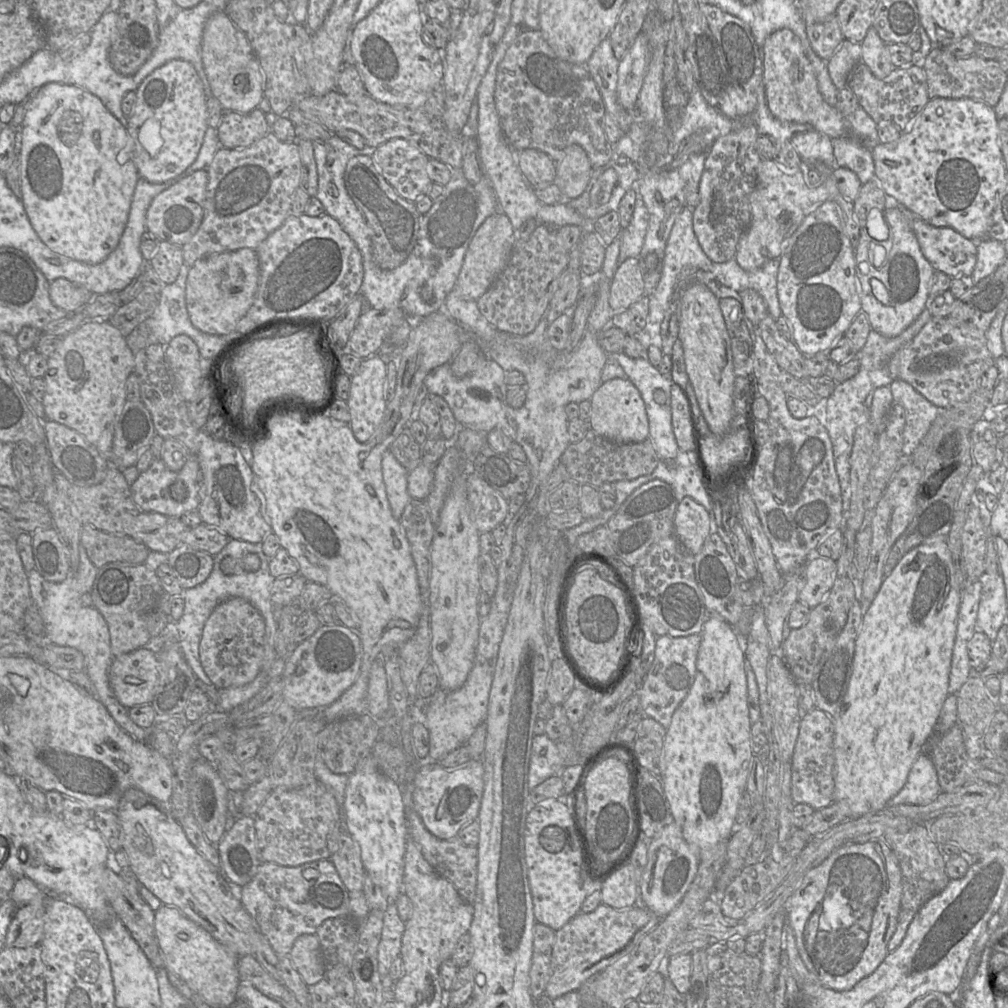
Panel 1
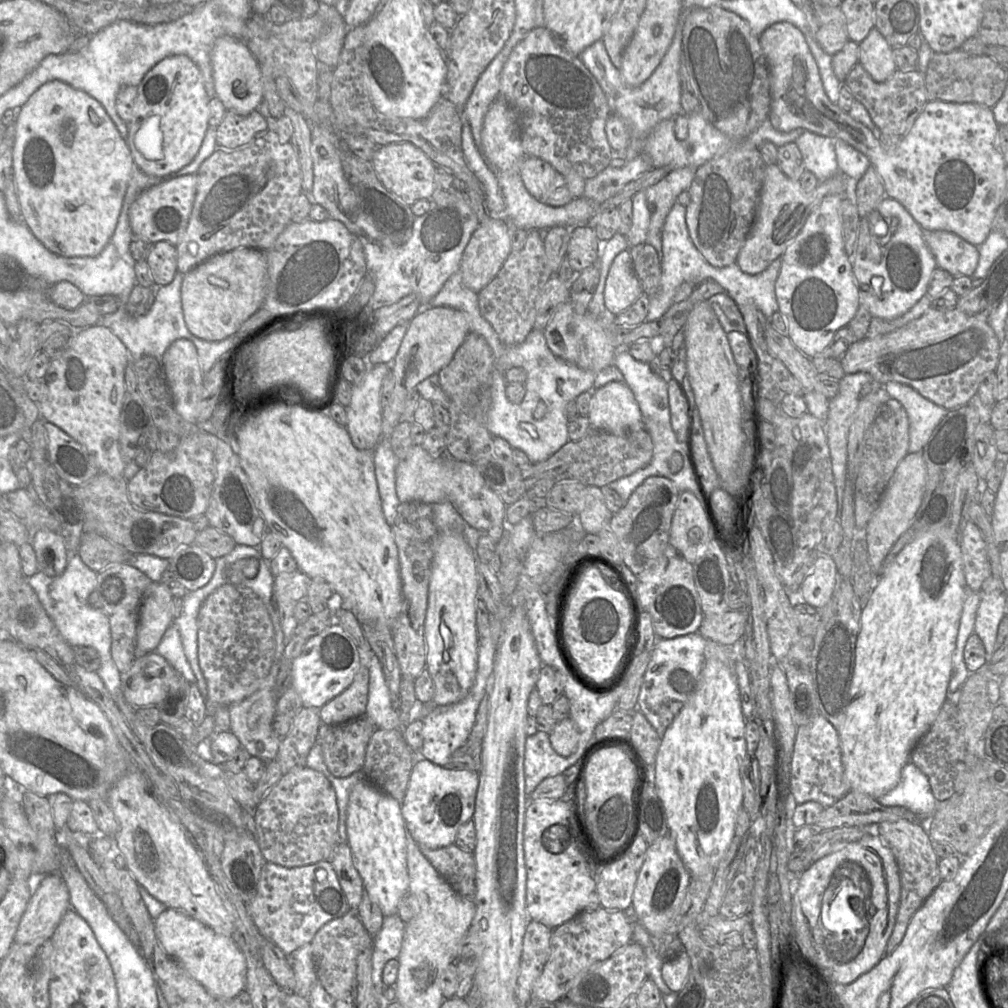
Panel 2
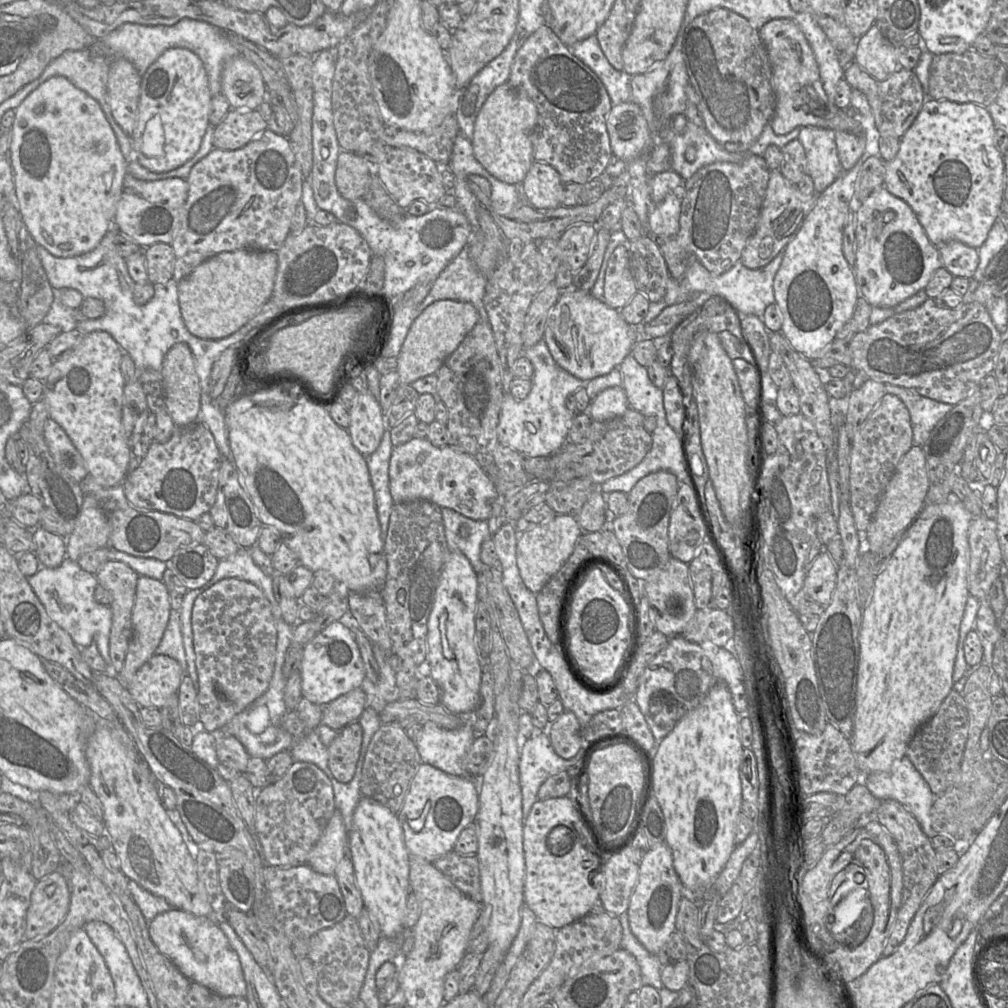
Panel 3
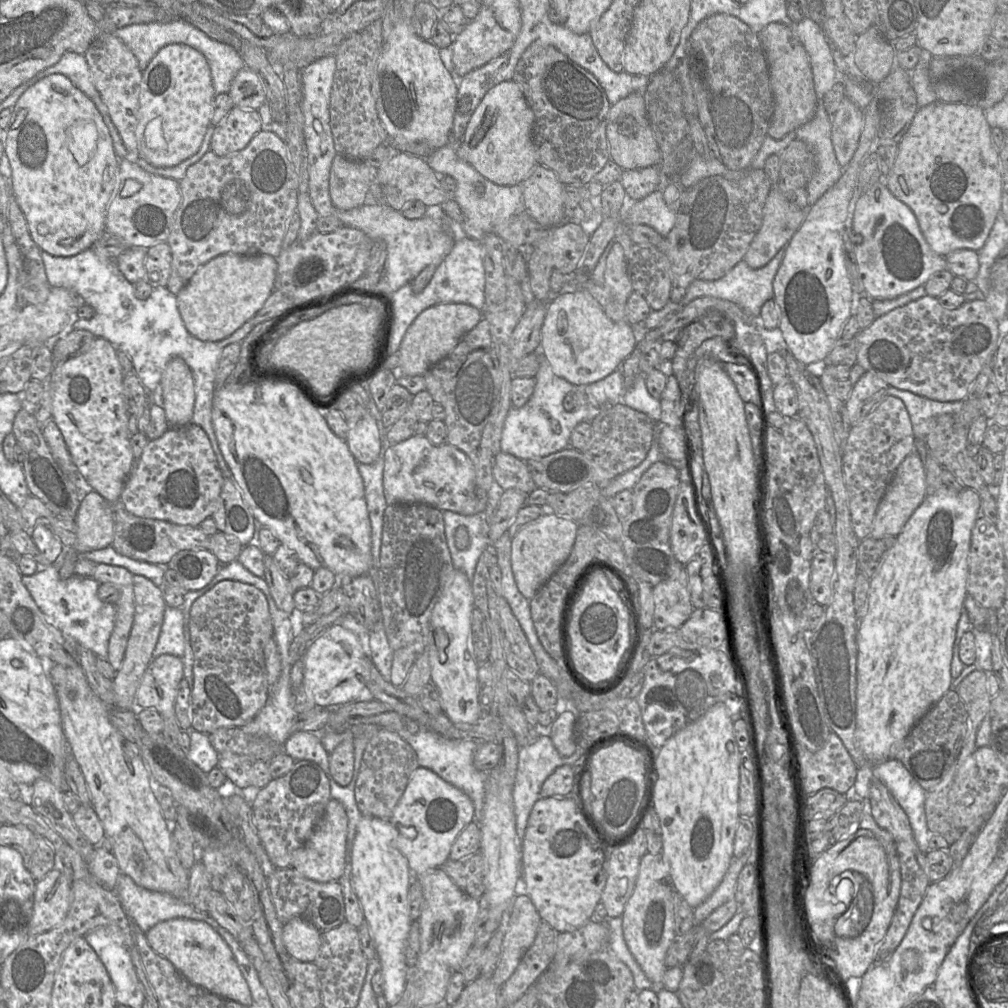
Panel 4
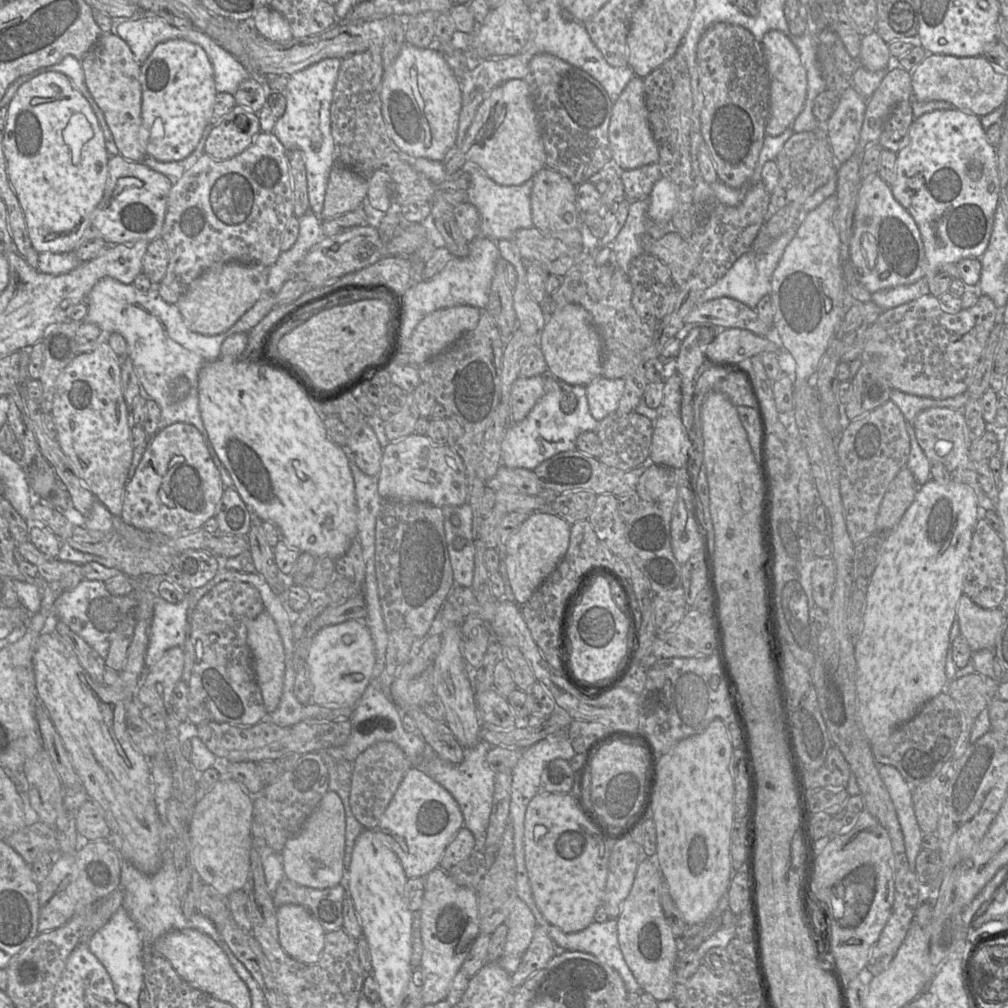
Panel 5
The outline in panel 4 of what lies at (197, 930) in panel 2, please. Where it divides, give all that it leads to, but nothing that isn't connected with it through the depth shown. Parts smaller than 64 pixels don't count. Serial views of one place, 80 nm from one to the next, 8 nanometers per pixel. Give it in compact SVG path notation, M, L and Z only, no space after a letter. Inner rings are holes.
M173 918L155 924L146 937L151 948L167 958L191 983L223 998L245 1006L252 1005L252 995L231 948L208 923L187 918Z

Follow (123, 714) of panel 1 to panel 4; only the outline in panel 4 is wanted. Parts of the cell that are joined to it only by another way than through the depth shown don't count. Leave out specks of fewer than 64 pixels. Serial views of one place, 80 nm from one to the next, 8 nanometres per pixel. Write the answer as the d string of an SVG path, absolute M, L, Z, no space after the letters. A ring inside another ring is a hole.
M58 563L40 567L34 575L23 575L22 582L49 623L66 637L90 649L97 657L107 660L109 639L116 619L116 605L98 597L100 584L93 577L73 575L64 580L60 577Z

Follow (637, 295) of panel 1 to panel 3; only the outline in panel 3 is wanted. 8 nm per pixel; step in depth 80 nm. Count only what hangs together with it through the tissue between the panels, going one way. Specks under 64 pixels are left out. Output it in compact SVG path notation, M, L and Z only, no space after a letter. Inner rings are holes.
M625 246L615 248L609 258L604 281L603 301L615 310L621 310L638 292L630 268L629 251Z

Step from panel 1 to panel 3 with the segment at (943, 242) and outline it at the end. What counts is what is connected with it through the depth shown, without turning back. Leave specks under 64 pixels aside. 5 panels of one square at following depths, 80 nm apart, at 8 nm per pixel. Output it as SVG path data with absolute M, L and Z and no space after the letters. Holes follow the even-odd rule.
M949 241L936 247L939 250L943 266L953 276L967 279L973 277L979 264L978 249L959 241Z

